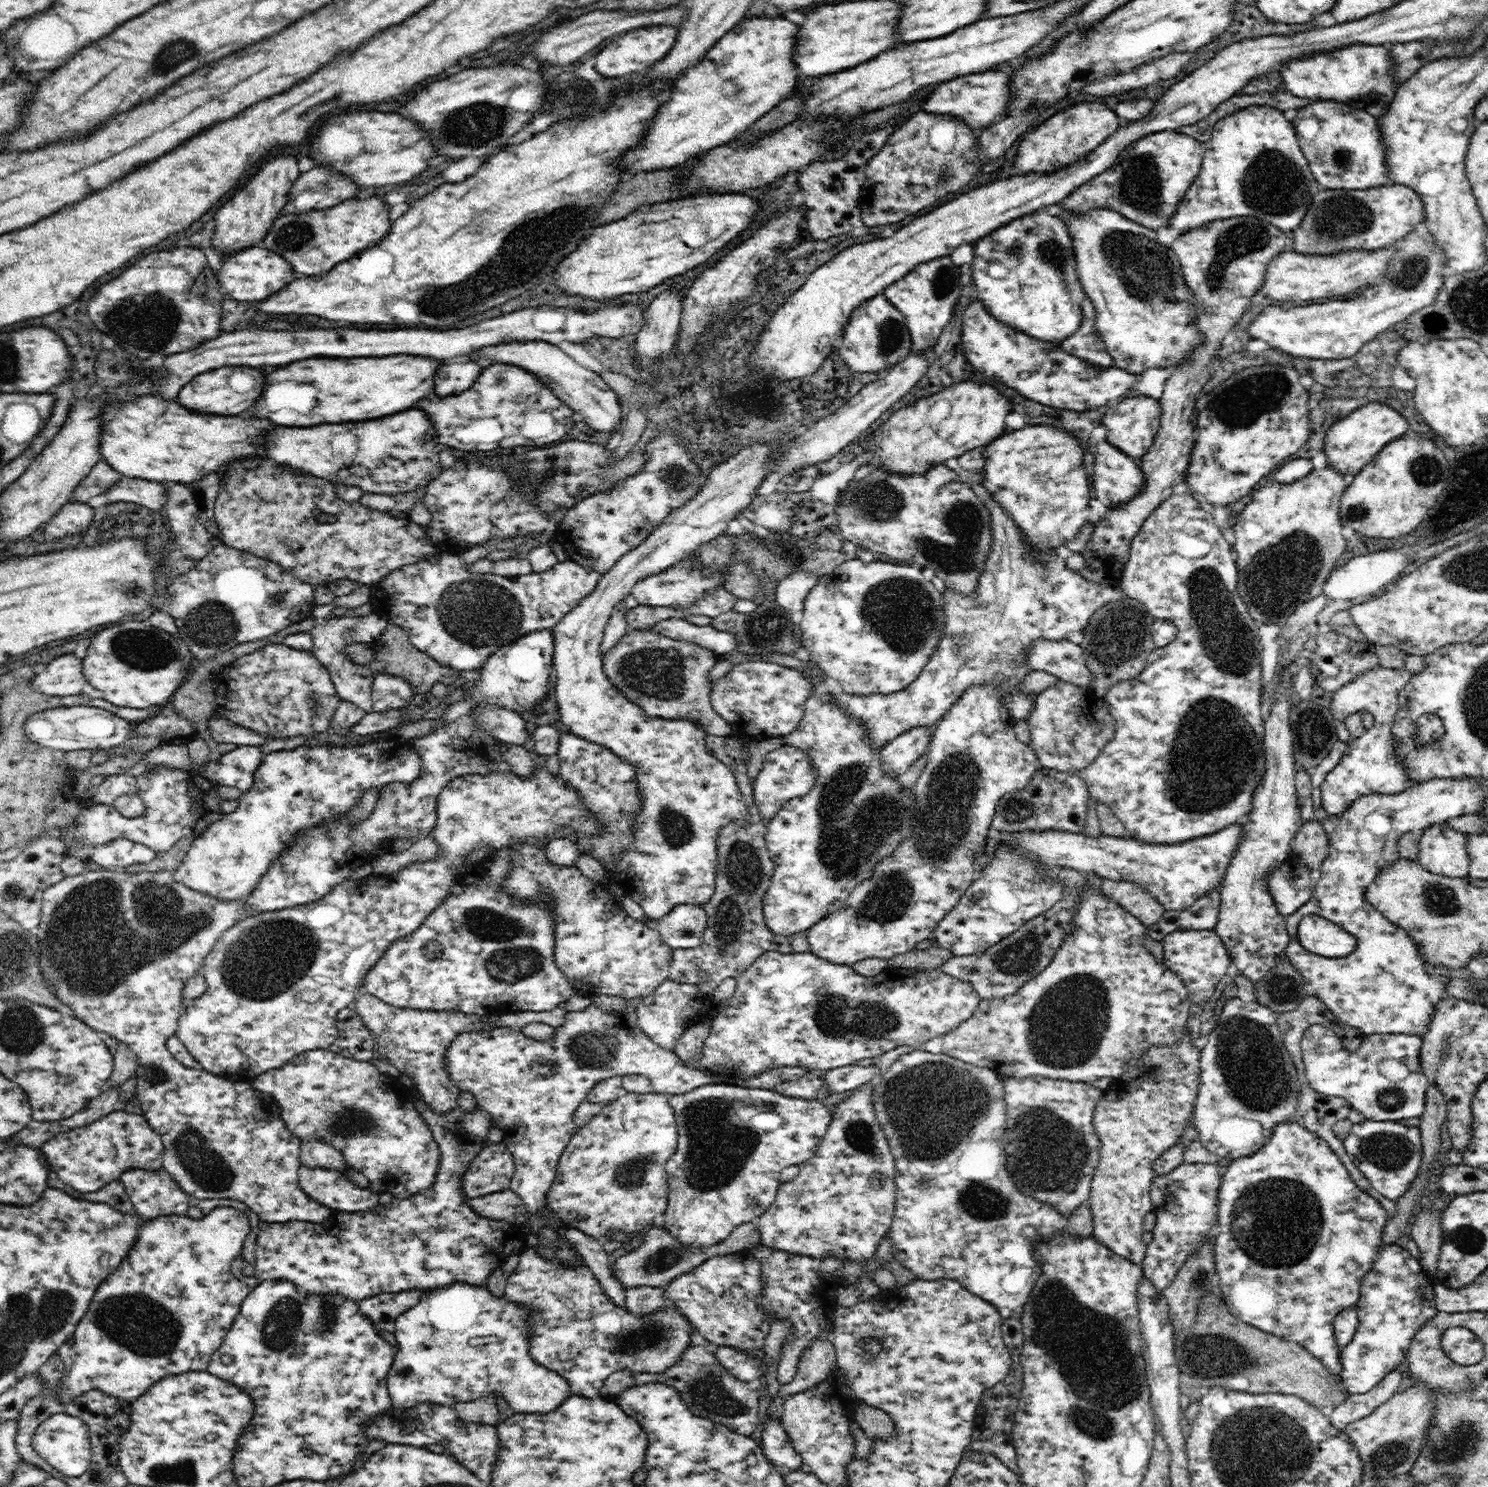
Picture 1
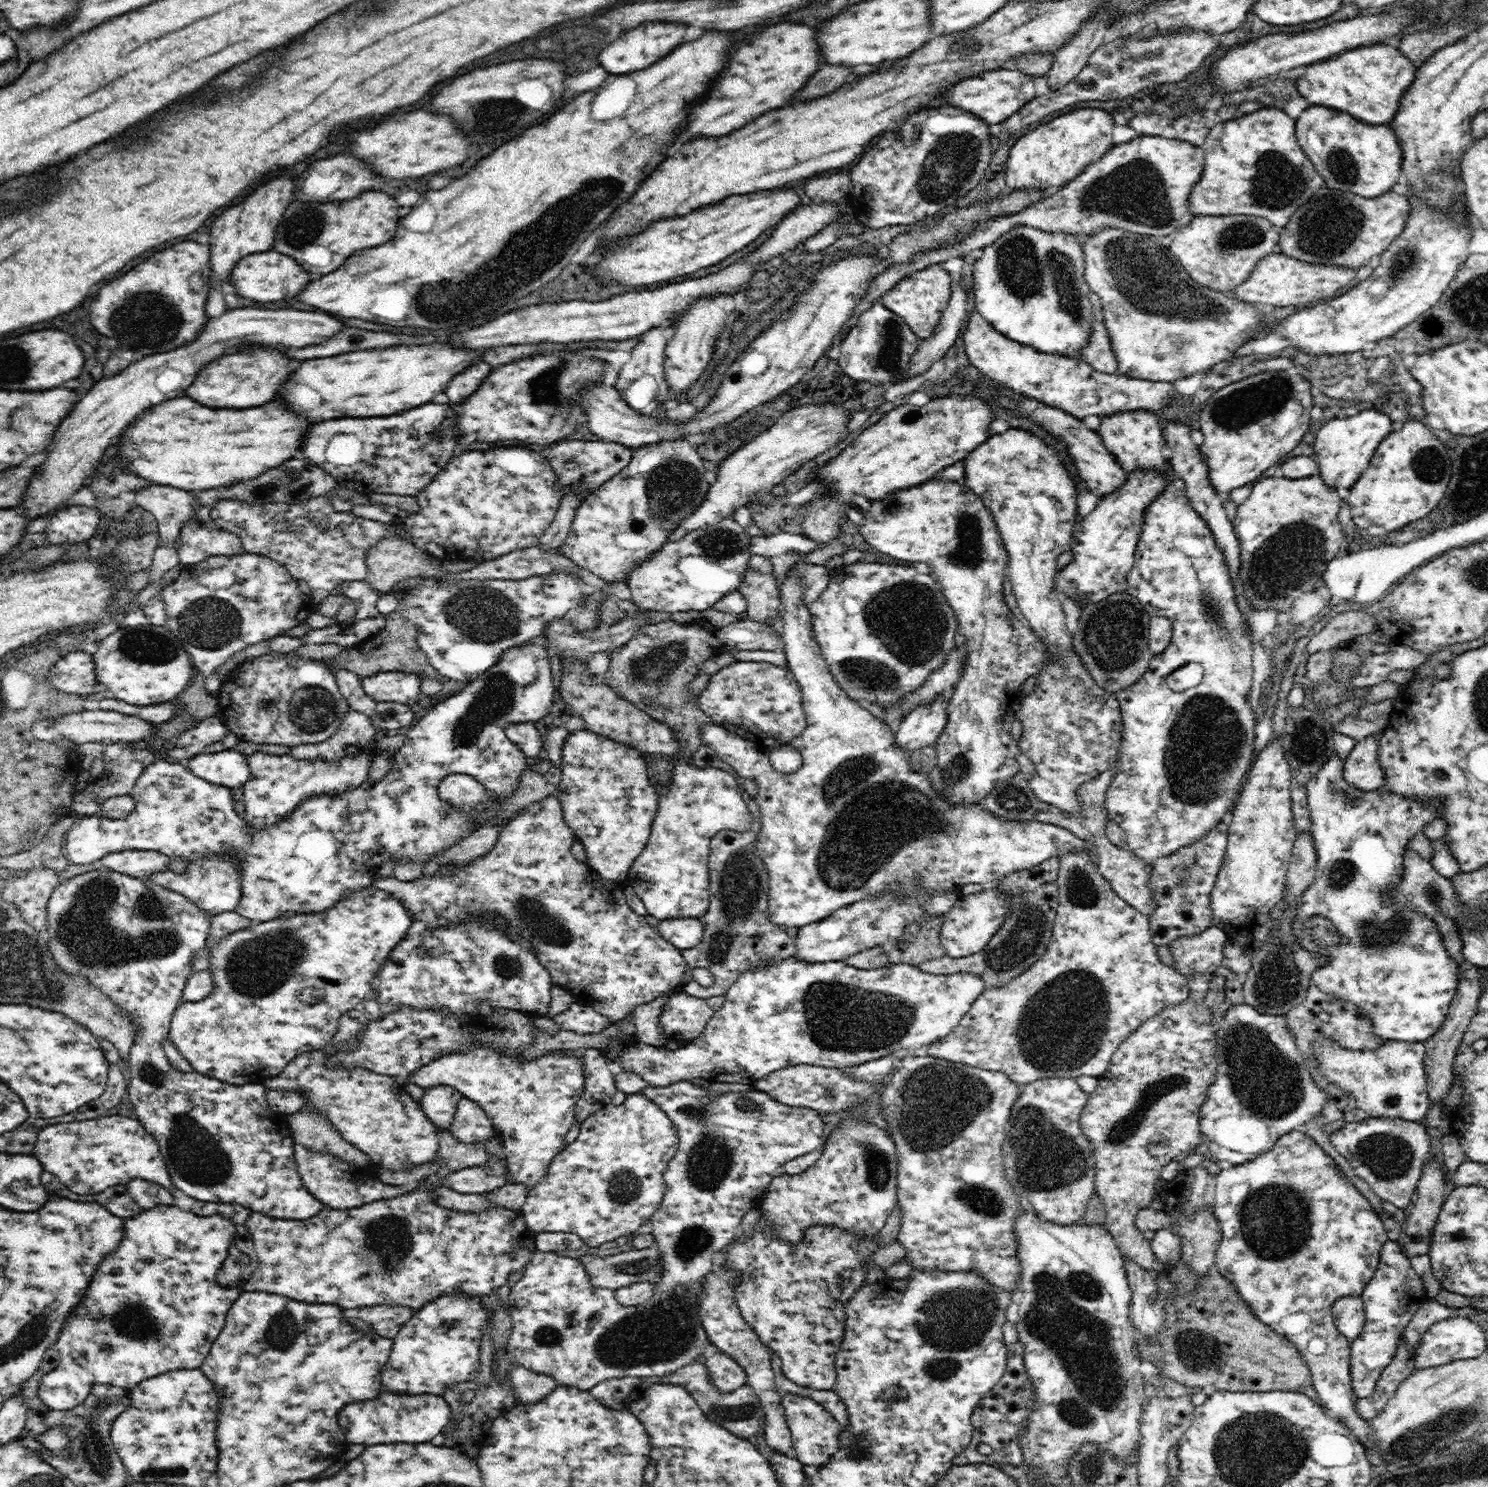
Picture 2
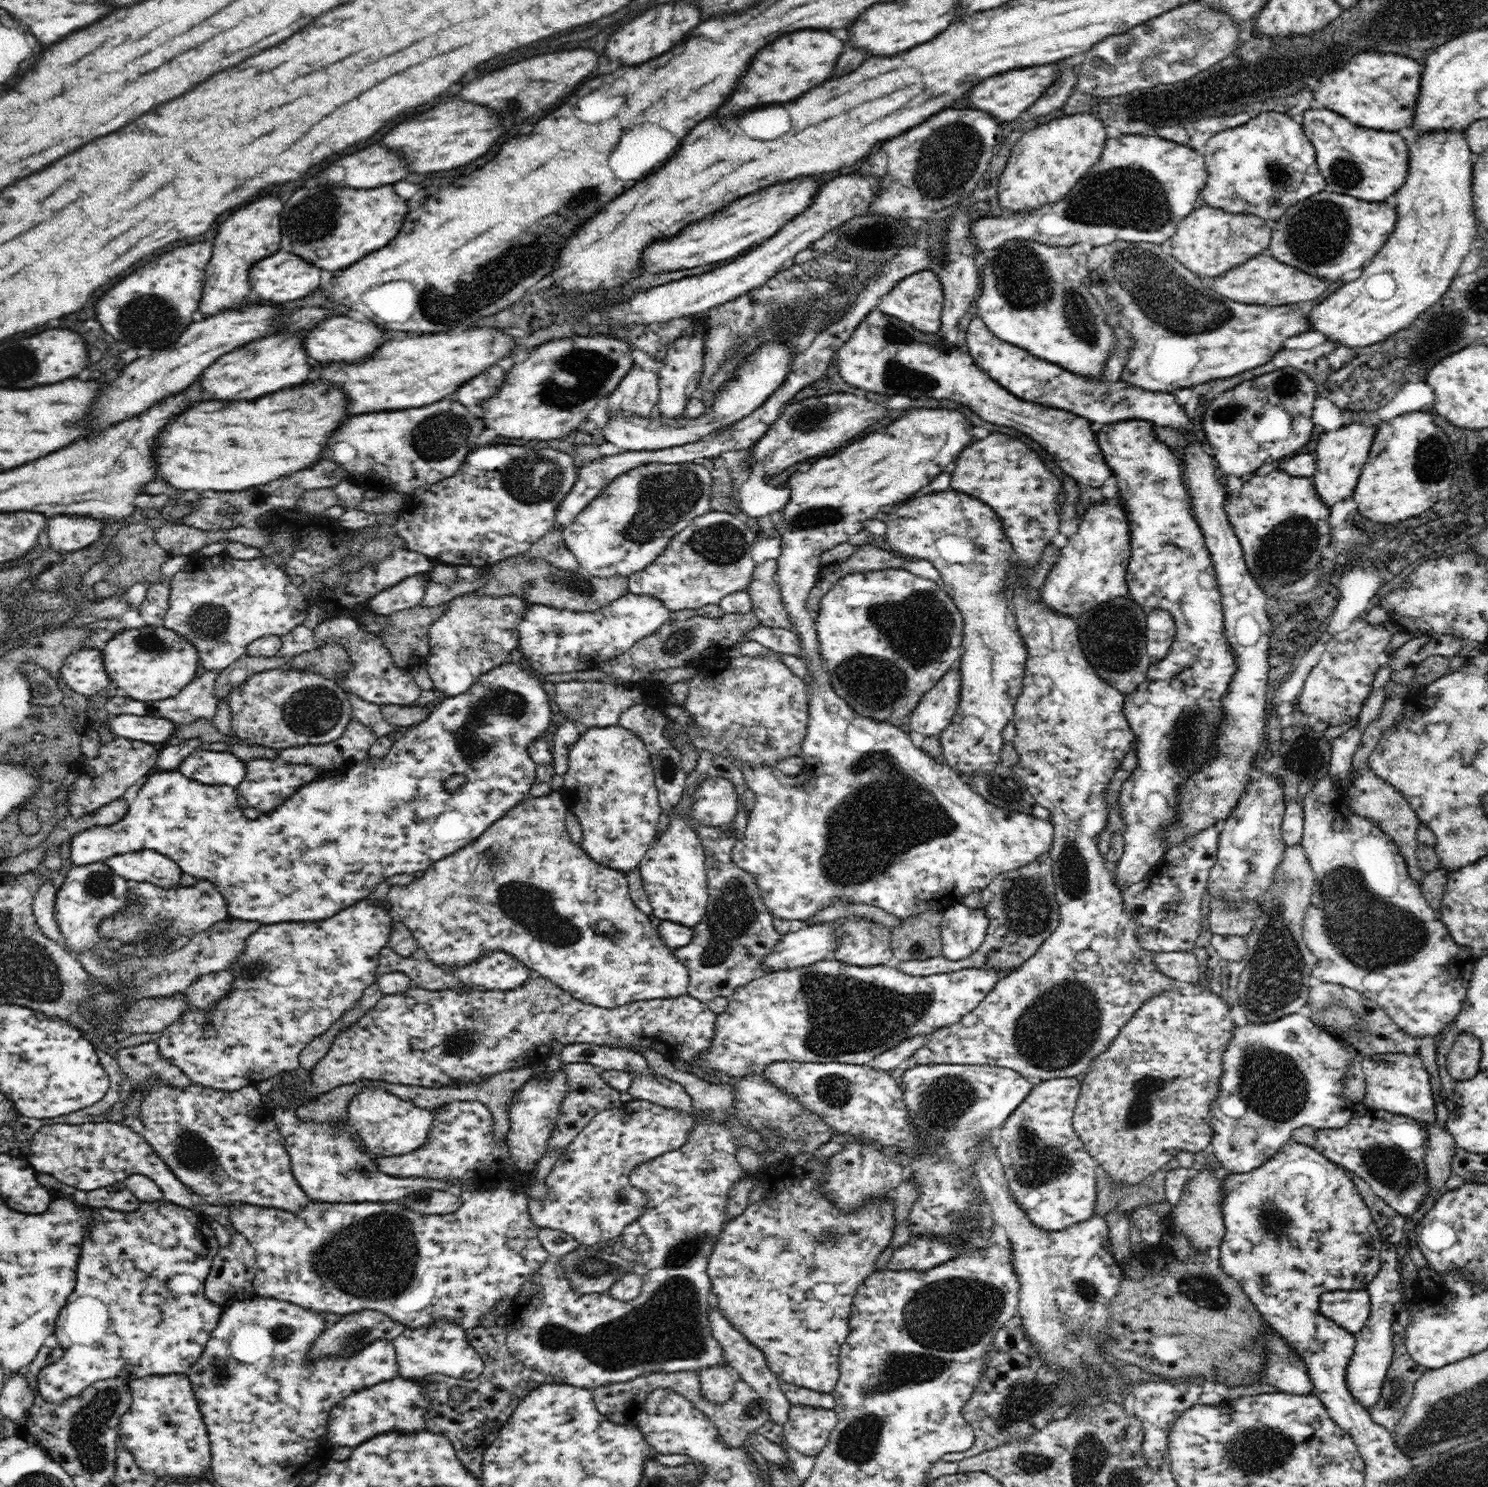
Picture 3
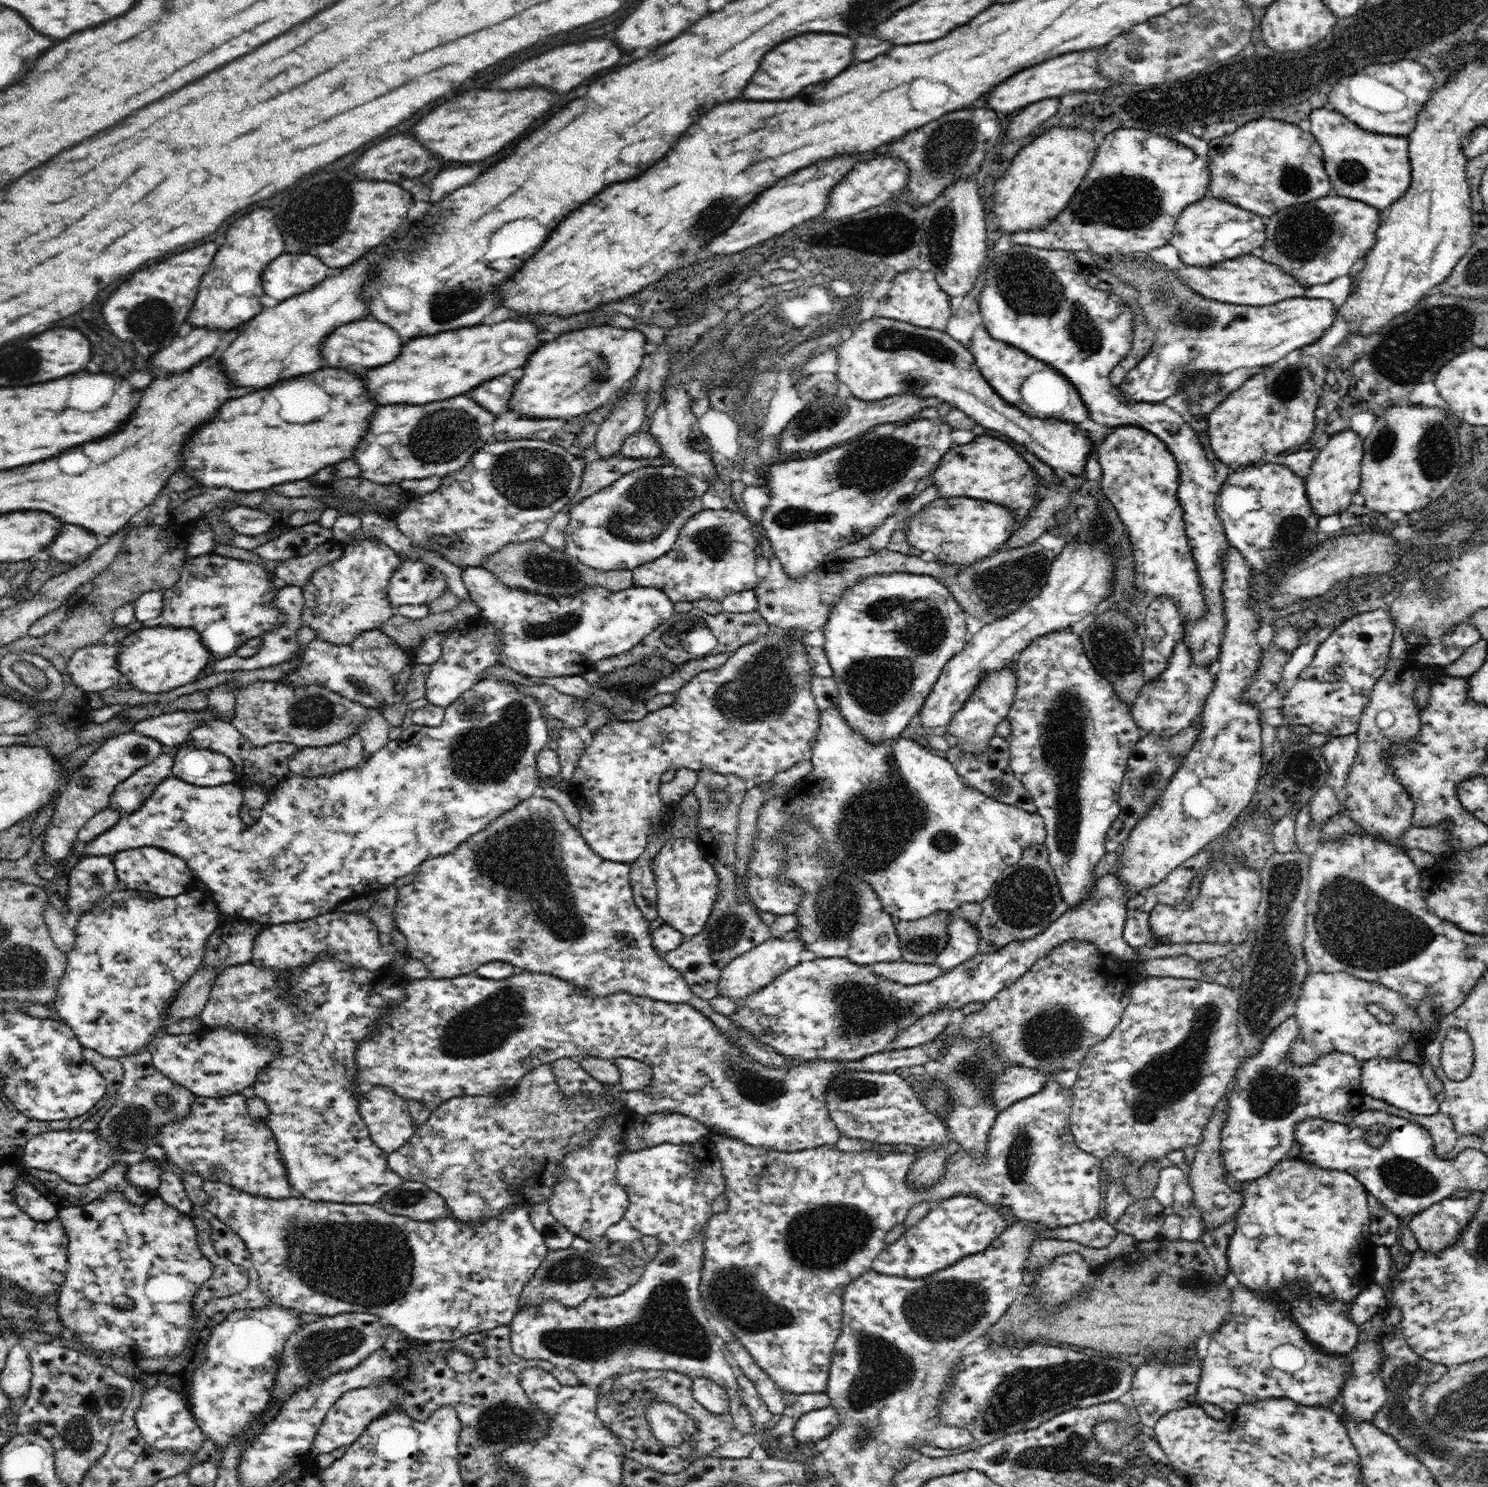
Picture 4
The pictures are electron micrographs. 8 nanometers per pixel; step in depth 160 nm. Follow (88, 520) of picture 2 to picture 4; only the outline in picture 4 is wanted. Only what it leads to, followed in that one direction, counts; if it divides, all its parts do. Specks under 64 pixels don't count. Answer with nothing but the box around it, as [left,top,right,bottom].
[48,524,97,562]

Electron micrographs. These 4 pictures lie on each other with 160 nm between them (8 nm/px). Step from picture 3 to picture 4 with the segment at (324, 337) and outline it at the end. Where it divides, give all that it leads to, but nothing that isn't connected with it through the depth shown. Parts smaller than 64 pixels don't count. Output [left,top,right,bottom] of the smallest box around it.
[322,320,402,374]

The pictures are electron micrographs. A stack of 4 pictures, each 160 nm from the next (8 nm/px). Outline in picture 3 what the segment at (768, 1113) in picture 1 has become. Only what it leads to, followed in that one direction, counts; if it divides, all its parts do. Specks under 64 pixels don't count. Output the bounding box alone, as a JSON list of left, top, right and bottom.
[507,1074,788,1389]

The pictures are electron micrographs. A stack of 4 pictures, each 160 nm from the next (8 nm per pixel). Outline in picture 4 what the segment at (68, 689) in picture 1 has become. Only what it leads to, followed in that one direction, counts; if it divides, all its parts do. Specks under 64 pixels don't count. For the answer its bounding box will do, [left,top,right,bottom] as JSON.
[67,643,121,692]

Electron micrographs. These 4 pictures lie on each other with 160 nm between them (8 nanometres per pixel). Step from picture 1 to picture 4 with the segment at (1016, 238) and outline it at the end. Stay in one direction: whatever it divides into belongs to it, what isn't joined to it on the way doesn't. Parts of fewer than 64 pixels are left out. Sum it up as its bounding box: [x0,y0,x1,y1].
[979,244,1231,665]

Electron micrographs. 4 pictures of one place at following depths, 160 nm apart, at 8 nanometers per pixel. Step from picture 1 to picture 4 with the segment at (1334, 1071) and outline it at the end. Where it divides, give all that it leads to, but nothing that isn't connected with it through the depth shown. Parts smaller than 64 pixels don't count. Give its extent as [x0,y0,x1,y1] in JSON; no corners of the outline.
[1361,1058,1439,1116]

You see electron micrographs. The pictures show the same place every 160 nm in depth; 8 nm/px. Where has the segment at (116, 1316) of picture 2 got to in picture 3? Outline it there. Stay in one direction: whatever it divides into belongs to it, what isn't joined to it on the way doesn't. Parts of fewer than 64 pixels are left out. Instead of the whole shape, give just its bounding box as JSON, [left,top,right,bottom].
[37,1198,224,1404]

